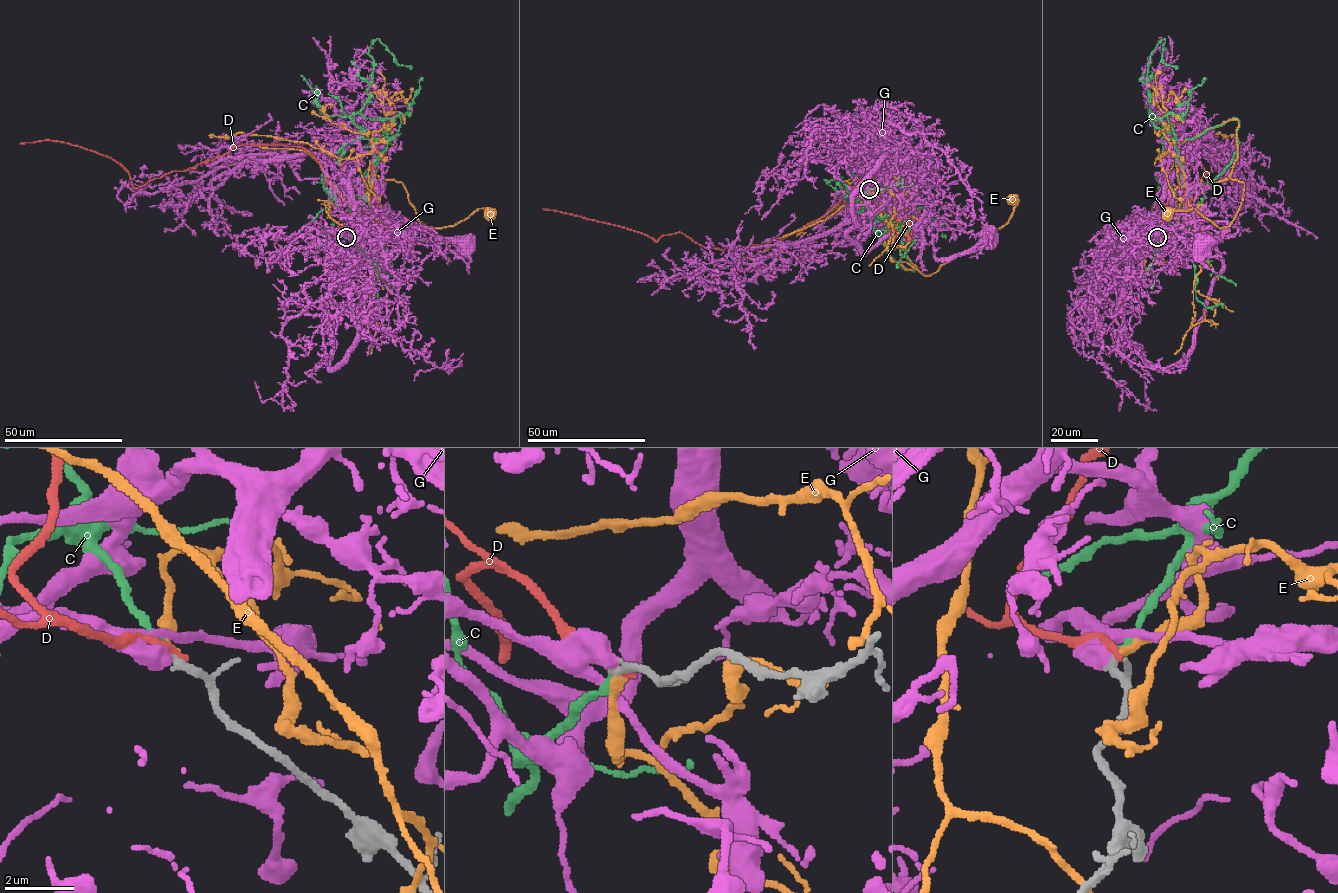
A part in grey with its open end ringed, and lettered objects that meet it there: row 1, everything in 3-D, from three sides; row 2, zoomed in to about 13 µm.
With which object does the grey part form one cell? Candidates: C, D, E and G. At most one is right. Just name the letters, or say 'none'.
C

